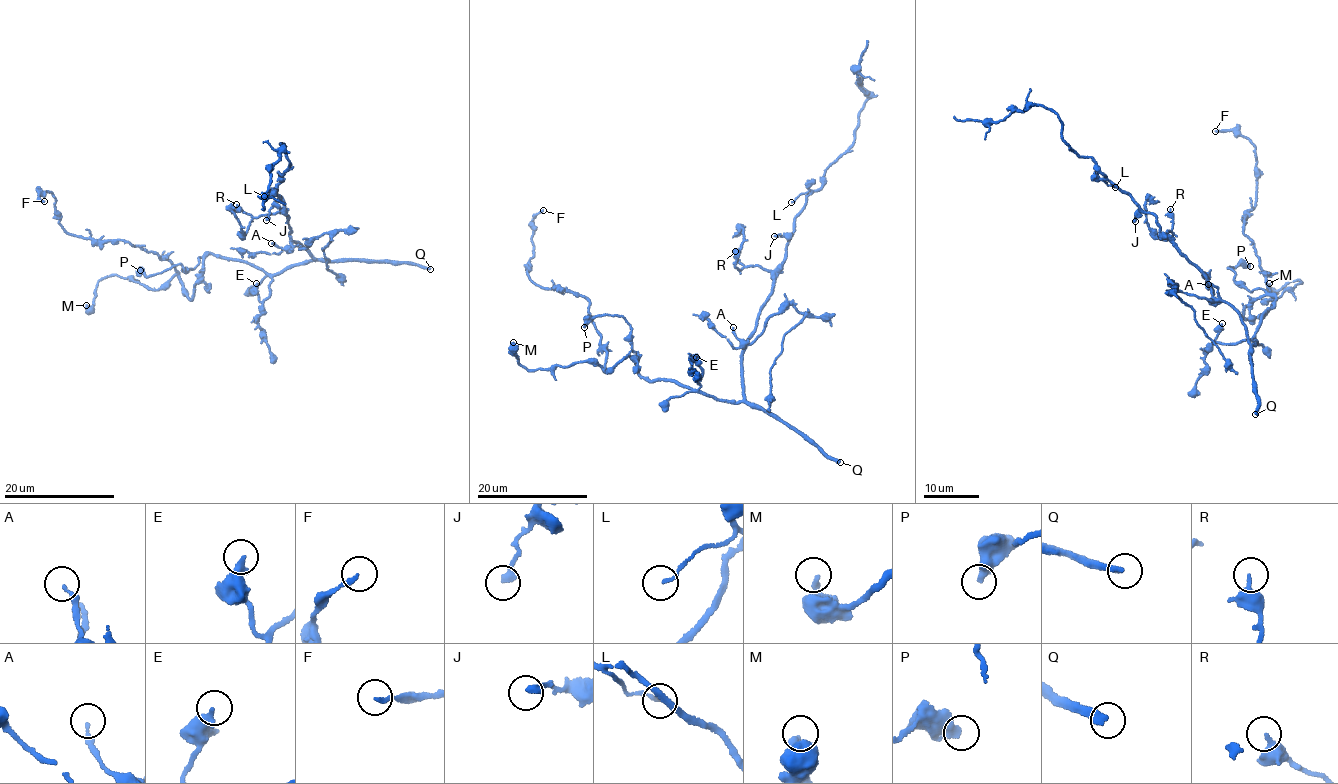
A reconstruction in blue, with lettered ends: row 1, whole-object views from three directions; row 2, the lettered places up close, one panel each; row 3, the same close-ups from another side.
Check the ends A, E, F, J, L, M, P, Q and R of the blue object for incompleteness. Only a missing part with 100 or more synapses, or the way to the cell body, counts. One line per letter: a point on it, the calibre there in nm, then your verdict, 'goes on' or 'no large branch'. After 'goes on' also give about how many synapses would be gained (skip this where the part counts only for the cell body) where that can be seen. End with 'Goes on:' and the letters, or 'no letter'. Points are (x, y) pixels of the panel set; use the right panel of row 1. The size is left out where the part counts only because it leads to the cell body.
A: place (1208, 284); calibre 190 nm; no large branch
E: place (1222, 323); calibre 400 nm; no large branch
F: place (1215, 131); calibre 180 nm; no large branch
J: place (1135, 221); calibre 300 nm; no large branch
L: place (1115, 187); calibre 130 nm; no large branch
M: place (1269, 283); calibre 240 nm; no large branch
P: place (1250, 266); calibre 440 nm; no large branch
Q: place (1255, 414); calibre 280 nm; goes on; 350 synapses
R: place (1170, 209); calibre 400 nm; no large branch
Goes on: Q

